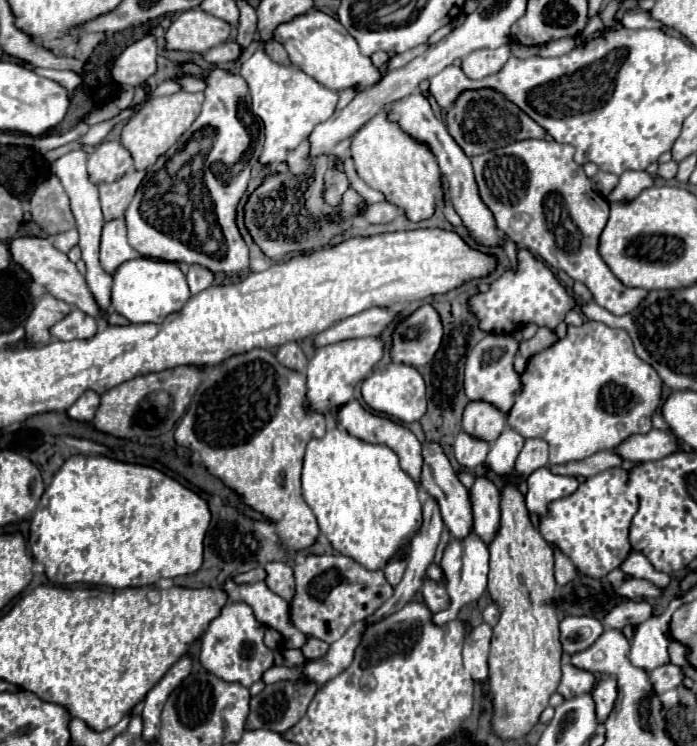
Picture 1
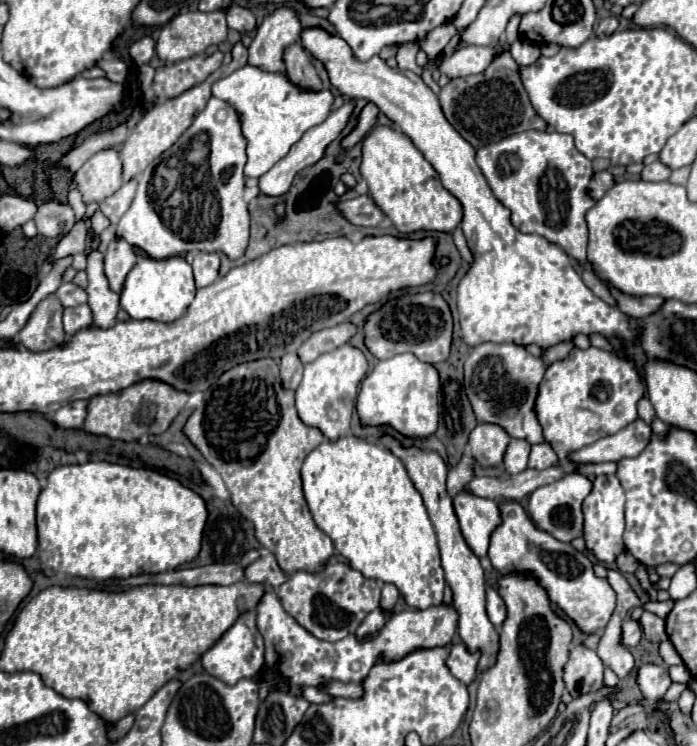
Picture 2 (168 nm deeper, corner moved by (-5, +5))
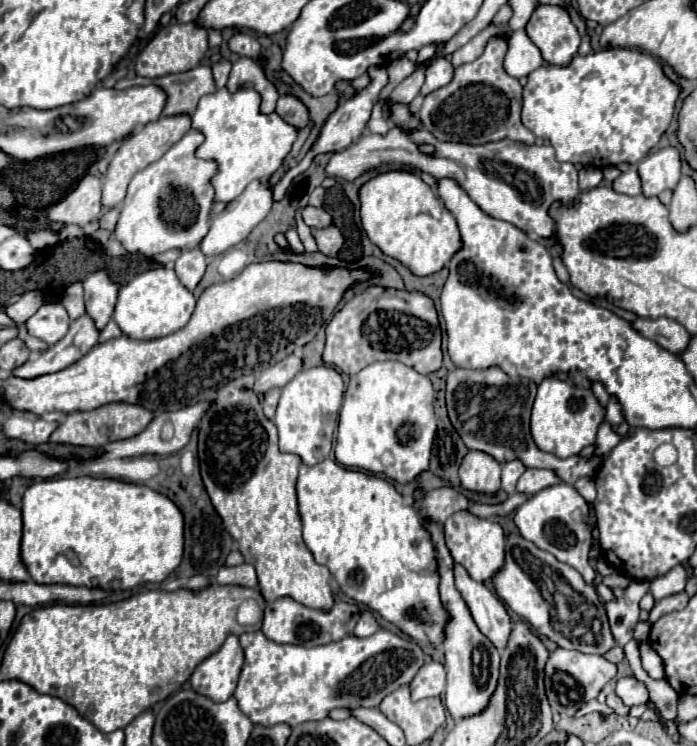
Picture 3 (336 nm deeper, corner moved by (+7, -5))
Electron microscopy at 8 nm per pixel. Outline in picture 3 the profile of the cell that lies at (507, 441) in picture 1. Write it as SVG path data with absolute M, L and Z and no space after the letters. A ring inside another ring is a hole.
M516 460L506 462L506 464L502 466L502 490L504 490L506 494L512 494L512 492L514 492L516 482L518 482L518 478L524 474L524 470L526 470L526 466L524 466L522 462L516 462Z

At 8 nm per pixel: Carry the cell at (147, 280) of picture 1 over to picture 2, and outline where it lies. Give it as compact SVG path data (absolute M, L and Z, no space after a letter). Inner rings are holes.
M140 256L136 266L126 276L124 288L120 292L120 306L134 320L172 322L190 306L190 302L194 300L194 294L196 294L196 286L194 286L192 266L182 256L174 256L166 260Z

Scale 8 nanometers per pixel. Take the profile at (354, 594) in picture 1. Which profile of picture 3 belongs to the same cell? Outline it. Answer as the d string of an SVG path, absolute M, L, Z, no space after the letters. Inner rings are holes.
M278 598L276 602L268 604L264 610L264 622L262 622L262 632L268 640L276 644L298 644L298 646L318 646L318 644L328 644L336 642L348 634L352 634L356 622L360 618L360 608L356 604L340 602L336 600L334 608L324 614L320 610L308 610L306 606L300 606L292 598Z

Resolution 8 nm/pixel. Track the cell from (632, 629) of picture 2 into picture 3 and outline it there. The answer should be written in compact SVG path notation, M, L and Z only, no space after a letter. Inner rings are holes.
M634 580L620 598L604 602L612 634L620 646L630 642L630 638L634 636L634 628L636 628L638 616L640 616L638 604L648 590L650 590L648 582Z

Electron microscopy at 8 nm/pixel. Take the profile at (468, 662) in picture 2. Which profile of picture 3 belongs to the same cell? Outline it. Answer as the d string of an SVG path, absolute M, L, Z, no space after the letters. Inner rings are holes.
M426 662L416 676L410 682L410 692L412 692L412 700L422 700L422 698L434 698L434 696L442 696L444 694L444 686L446 686L446 674L444 674L444 666L440 662Z

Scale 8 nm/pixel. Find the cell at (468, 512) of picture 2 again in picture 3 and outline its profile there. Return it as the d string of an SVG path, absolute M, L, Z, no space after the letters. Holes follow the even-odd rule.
M462 510L452 514L452 518L448 518L448 522L444 522L444 538L446 538L446 546L450 550L450 556L454 562L462 564L468 574L476 580L476 582L488 582L494 578L494 574L504 566L504 530L500 524L472 516L470 512Z

